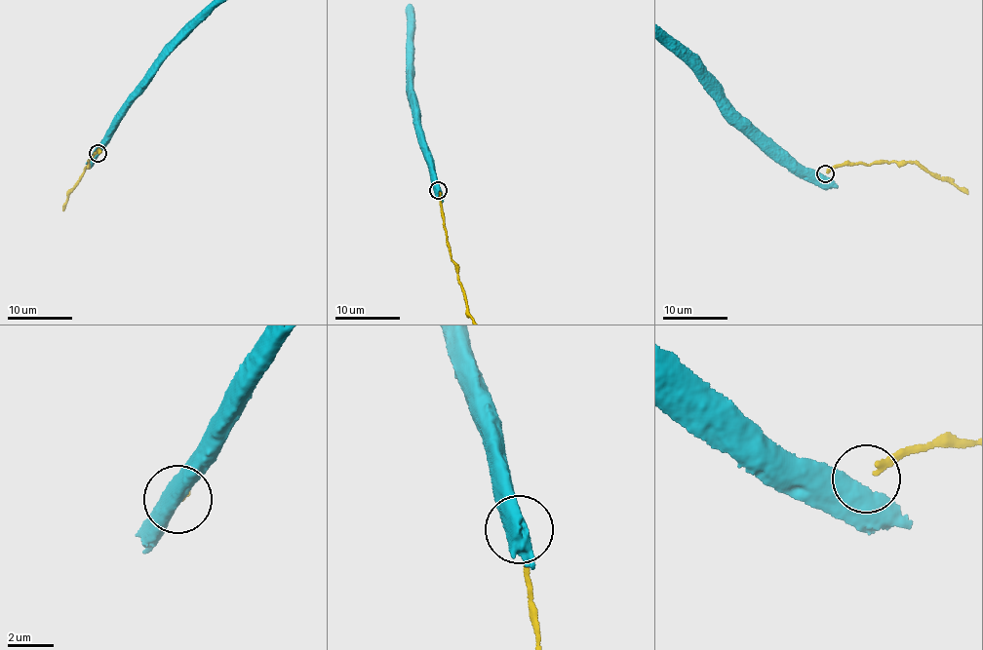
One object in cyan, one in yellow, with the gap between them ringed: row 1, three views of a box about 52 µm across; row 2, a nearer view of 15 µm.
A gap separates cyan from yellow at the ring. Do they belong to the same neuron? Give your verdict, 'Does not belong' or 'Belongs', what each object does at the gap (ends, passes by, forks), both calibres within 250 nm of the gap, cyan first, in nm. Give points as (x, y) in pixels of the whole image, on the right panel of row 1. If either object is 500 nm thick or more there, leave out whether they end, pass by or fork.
Does not belong. Thickness 800 nm (cyan) against 240 nm

